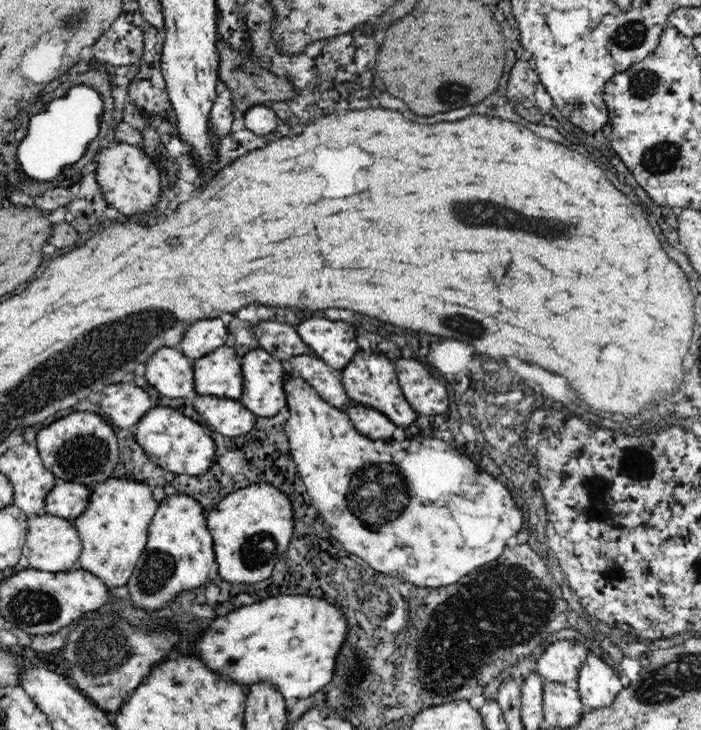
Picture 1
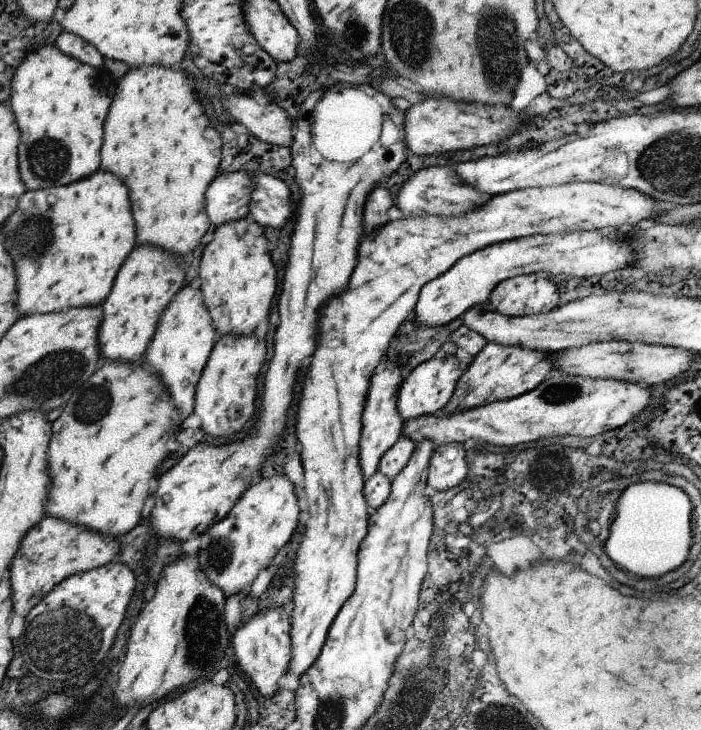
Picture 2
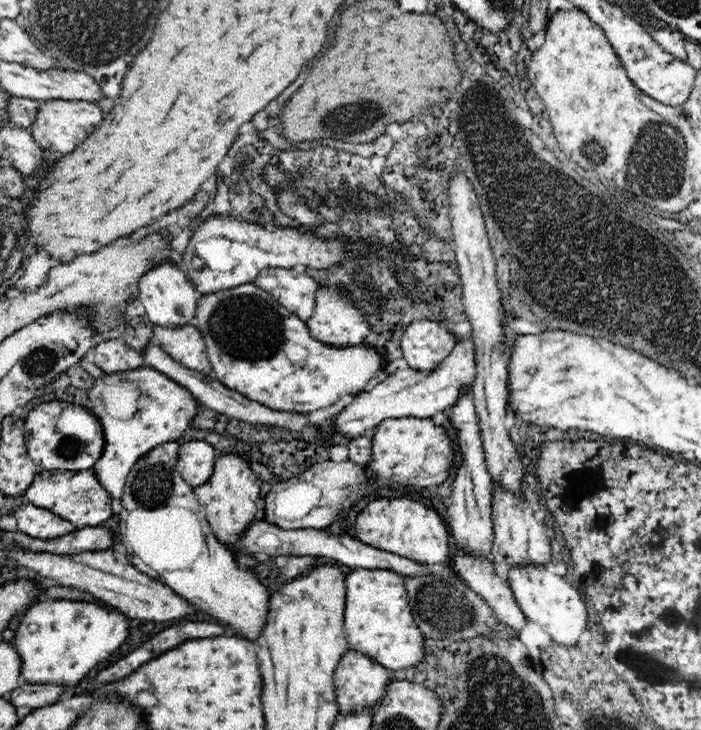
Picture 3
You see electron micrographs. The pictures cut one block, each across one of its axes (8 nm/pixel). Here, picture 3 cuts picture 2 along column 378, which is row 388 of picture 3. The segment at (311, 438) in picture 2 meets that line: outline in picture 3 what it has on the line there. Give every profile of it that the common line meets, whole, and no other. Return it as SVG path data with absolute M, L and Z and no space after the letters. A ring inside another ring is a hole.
M242 284L202 296L190 324L202 330L208 360L218 380L226 388L272 410L308 414L334 406L348 394L358 398L374 382L390 374L390 360L380 354L382 350L370 344L340 348L320 342L310 334L306 320L284 308L256 284Z

